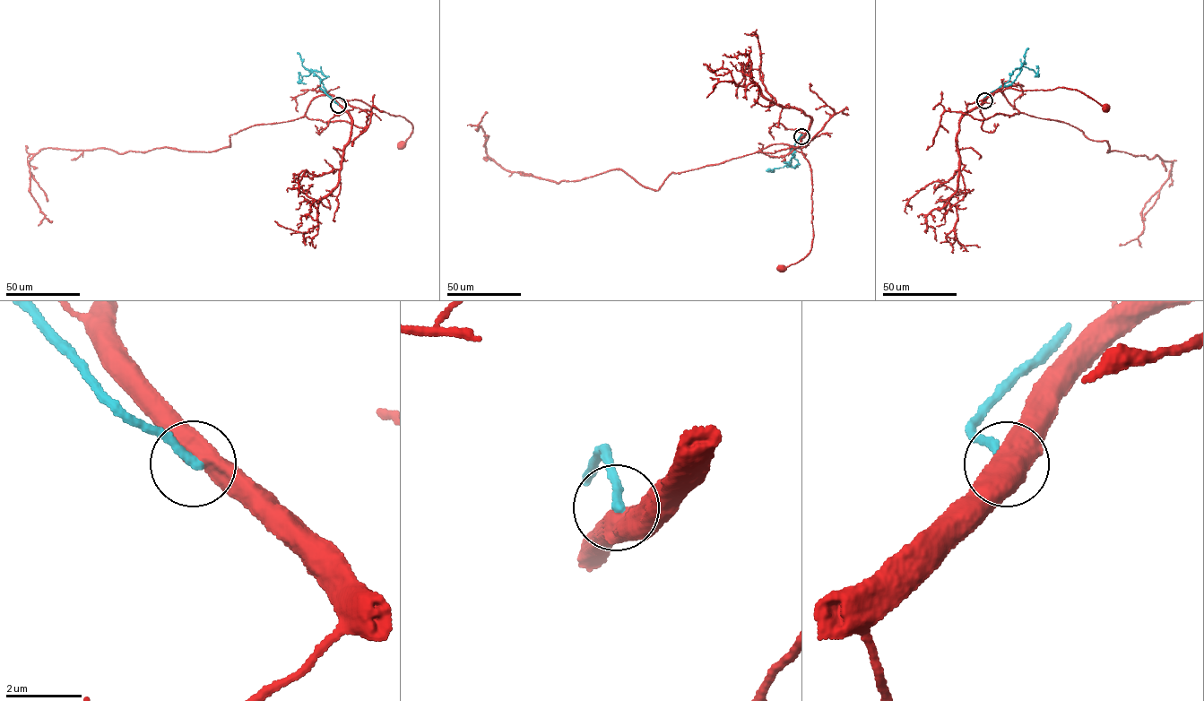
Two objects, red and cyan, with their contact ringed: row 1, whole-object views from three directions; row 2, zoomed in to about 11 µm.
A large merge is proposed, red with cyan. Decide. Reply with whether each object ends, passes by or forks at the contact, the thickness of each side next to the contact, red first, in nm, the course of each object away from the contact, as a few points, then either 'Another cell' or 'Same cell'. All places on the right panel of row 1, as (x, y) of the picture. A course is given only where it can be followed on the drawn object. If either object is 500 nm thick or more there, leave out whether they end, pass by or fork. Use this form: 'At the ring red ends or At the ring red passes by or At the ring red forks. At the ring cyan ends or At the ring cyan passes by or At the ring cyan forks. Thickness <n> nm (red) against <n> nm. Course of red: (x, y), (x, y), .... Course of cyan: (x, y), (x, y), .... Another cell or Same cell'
Thickness 600 nm (red) against 240 nm. Course of red: (984, 100), (991, 94), (1009, 88), (1045, 90), (1061, 87), (1078, 90), (1105, 108). Course of cyan: (984, 100), (988, 95), (1011, 84), (1021, 66), (1038, 74), (1036, 68). Another cell

